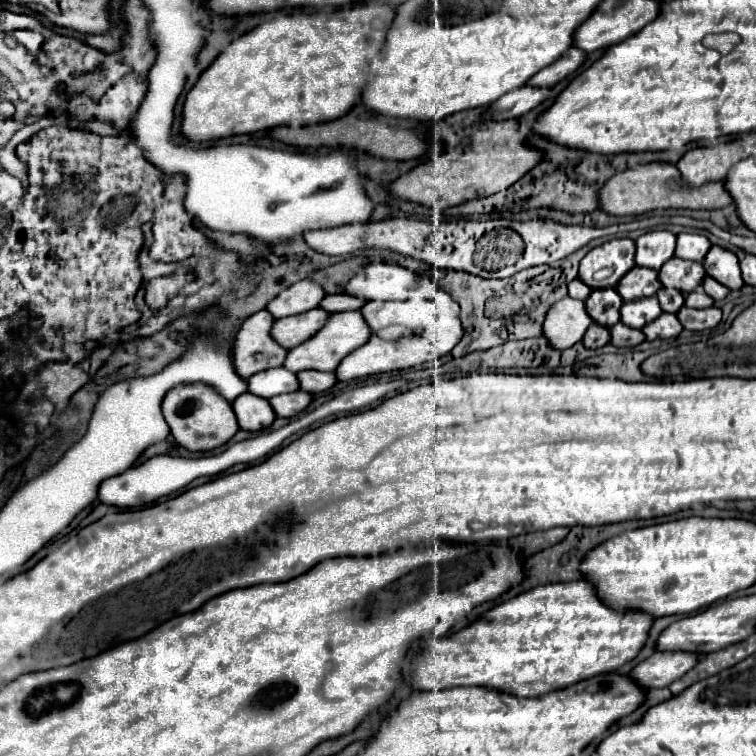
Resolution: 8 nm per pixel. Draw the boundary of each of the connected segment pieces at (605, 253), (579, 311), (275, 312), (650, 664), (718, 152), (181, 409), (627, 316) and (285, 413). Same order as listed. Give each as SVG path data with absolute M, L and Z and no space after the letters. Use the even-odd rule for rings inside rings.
M611 239L595 249L591 249L581 265L579 265L579 279L589 285L591 289L605 289L605 287L615 287L617 281L629 271L633 269L633 259L635 259L635 243L631 239ZM605 267L613 267L613 275L603 279L603 281L595 281L593 273Z
M565 297L547 311L543 321L543 337L549 341L549 347L563 351L579 343L589 329L593 319L585 311L585 303Z
M303 279L301 283L287 287L285 291L281 291L281 295L277 295L273 301L269 301L267 311L275 319L299 315L309 309L315 309L323 297L325 297L325 291L321 291L321 287L317 287L317 283L313 283L311 279Z
M653 653L649 659L633 667L629 677L643 689L667 687L693 669L695 659L695 653Z
M735 141L713 147L697 147L687 151L675 167L681 179L691 187L701 187L709 181L723 181L729 169L741 159L741 149Z
M187 383L173 387L163 399L161 407L163 407L163 417L171 429L171 435L179 445L183 445L189 451L217 449L225 445L239 431L231 403L205 383Z
M657 297L653 299L637 299L633 303L623 303L621 307L621 323L633 327L633 329L641 329L647 323L655 321L661 315L661 307L657 303Z
M293 391L293 393L285 393L285 395L275 395L269 399L269 403L275 409L277 417L295 417L307 409L311 399L313 399L311 393Z

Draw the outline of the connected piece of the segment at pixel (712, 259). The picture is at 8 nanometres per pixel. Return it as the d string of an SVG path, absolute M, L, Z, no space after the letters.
M717 245L711 247L709 255L705 255L705 259L703 259L703 267L705 267L705 273L709 277L717 279L719 283L729 287L731 291L741 289L745 285L741 279L737 255L727 251L727 249L721 249Z

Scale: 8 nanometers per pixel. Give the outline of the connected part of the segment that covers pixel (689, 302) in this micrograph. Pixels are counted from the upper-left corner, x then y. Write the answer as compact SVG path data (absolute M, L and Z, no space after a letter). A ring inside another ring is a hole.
M697 289L685 297L685 307L701 309L701 307L709 307L709 305L713 305L713 299L709 299L709 295L703 293L703 289Z

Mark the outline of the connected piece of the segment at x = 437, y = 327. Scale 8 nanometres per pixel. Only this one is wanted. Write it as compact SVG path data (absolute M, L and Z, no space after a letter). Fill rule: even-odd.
M443 293L441 301L369 301L363 305L361 315L371 329L371 337L365 345L349 353L335 369L337 381L351 381L365 375L387 373L397 369L409 369L435 361L447 355L463 337L459 321L459 305Z

